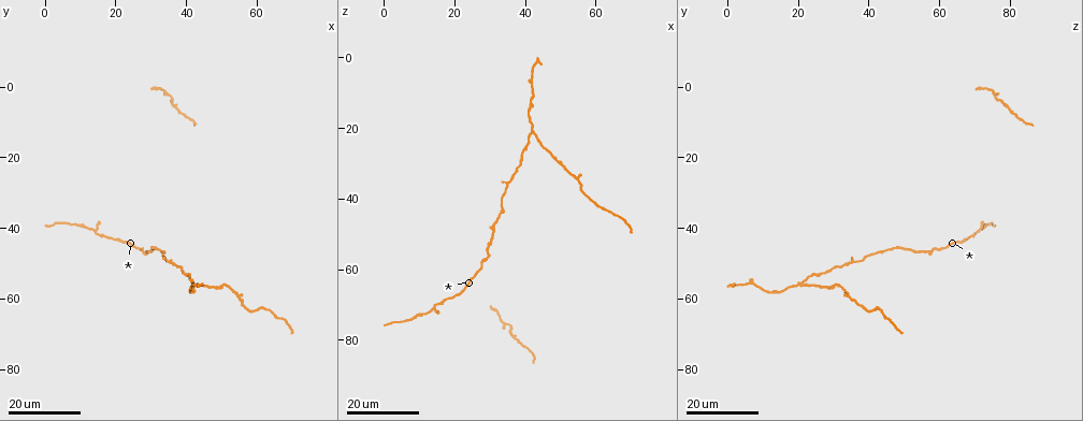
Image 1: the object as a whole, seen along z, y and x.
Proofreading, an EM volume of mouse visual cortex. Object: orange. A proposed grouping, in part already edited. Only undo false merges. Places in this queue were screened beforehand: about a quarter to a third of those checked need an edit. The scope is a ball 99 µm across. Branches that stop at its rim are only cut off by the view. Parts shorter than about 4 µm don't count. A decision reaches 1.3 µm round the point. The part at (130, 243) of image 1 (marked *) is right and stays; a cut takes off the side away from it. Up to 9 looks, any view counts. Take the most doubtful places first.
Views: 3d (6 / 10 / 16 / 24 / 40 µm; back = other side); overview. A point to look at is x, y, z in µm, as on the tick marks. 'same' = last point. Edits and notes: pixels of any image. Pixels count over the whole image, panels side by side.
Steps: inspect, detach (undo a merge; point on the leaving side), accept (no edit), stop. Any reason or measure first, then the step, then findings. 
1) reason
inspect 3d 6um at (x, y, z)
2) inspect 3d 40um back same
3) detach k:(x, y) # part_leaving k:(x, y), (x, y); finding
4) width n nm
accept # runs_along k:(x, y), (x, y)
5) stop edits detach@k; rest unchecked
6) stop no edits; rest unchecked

arms part here
inspect 3d 24um at (42.5, 56.5, 20.0)

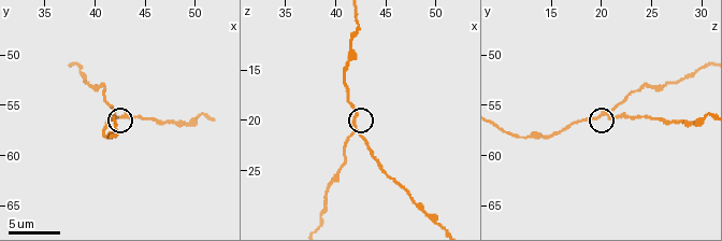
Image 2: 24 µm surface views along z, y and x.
zoom in
inspect 3d 6um at (42.2, 56.0, 21.0)

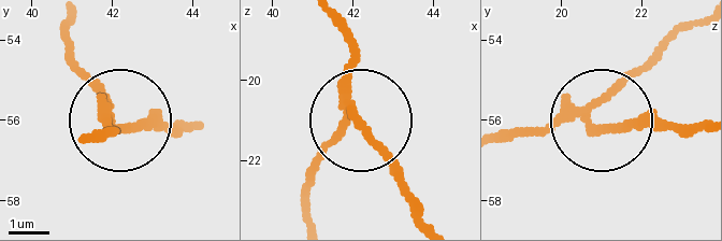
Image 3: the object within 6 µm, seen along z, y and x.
arms 3
detach 3:(144, 125) # part_leaving 3:(115, 121), (176, 128); a second neuron is stuck on

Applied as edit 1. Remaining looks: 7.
three arms meet
inspect 3d 24um at (14.5, 41.0, 71.0)

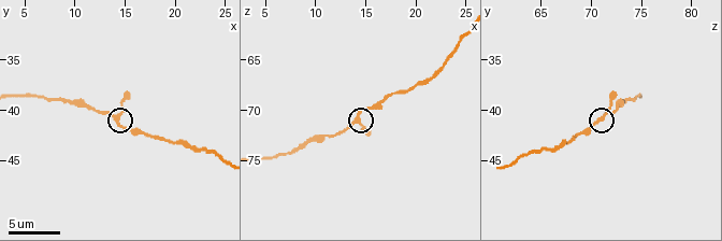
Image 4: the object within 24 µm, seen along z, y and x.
inspect 3d 6um at (14.0, 40.6, 71.0)

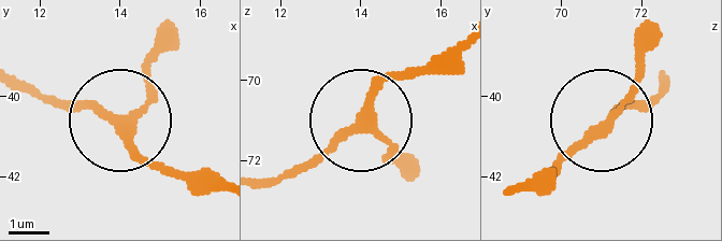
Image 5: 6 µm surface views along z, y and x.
from behind
inspect 3d 6um back at (14.15, 40.75, 71.15)

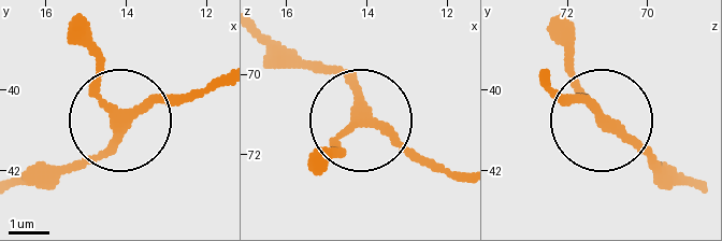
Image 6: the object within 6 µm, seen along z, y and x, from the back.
accept # runs_along 6:(20, 185), (91, 161), (116, 130), (191, 96); continuous, no second neuron

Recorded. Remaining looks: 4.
thick turns thin
inspect 3d 16um at (42.0, 56.0, 5.5)

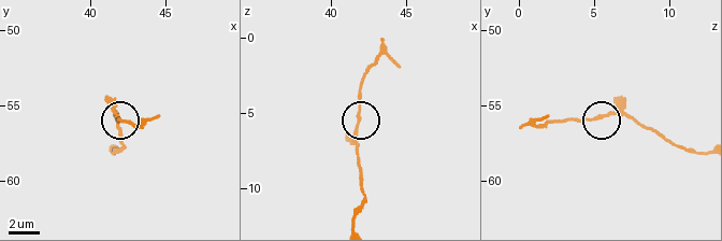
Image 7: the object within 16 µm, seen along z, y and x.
closer look
inspect 3d 6um at (42.0, 55.8, 5.2)

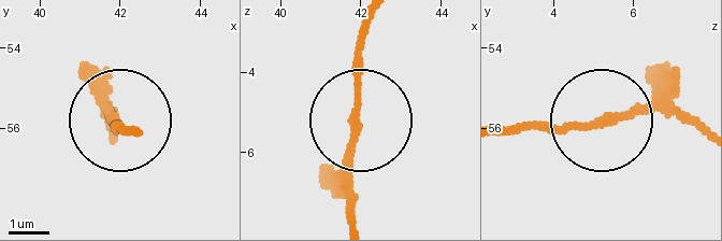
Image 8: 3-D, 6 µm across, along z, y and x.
detach 8:(116, 133) # part_leaving 8:(615, 115), (505, 126); a second neuron is stuck on

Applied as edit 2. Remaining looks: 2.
stop edits detach@3, detach@8; rest unchecked

